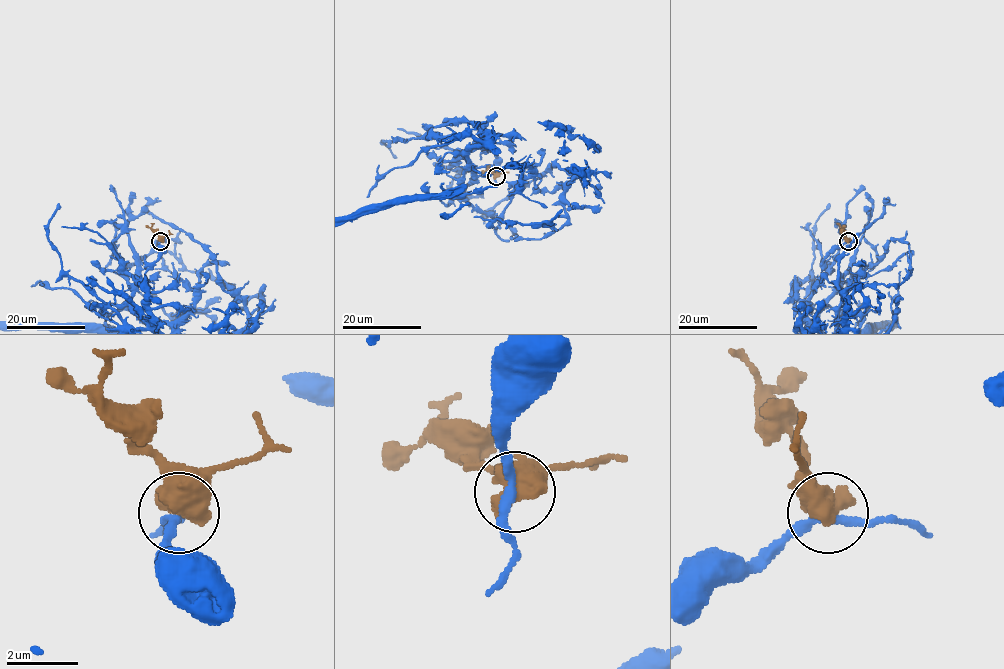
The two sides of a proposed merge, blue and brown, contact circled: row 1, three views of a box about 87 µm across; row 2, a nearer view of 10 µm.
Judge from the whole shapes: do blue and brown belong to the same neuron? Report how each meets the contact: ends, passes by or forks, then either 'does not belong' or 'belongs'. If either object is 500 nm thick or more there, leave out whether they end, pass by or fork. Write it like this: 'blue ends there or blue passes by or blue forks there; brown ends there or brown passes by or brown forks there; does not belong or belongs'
does not belong

